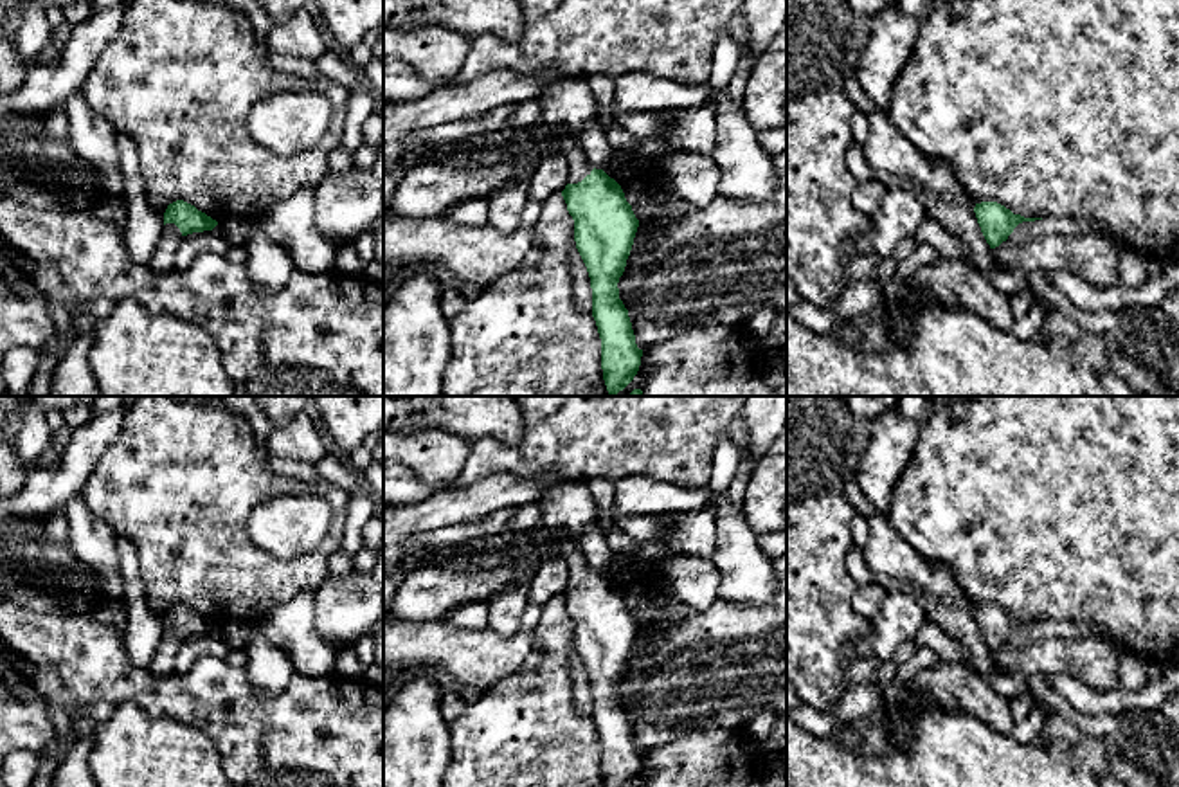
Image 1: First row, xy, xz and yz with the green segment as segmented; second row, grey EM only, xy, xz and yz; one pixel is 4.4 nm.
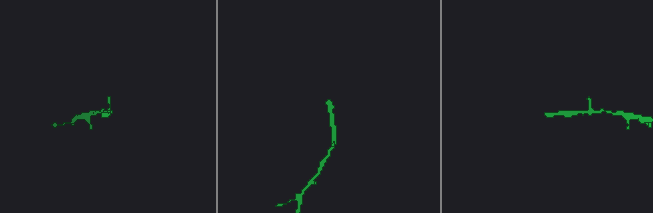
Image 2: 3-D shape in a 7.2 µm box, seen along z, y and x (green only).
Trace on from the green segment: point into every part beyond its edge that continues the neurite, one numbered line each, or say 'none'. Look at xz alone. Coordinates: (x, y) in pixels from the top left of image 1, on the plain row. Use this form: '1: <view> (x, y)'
1: xz (508, 546)

